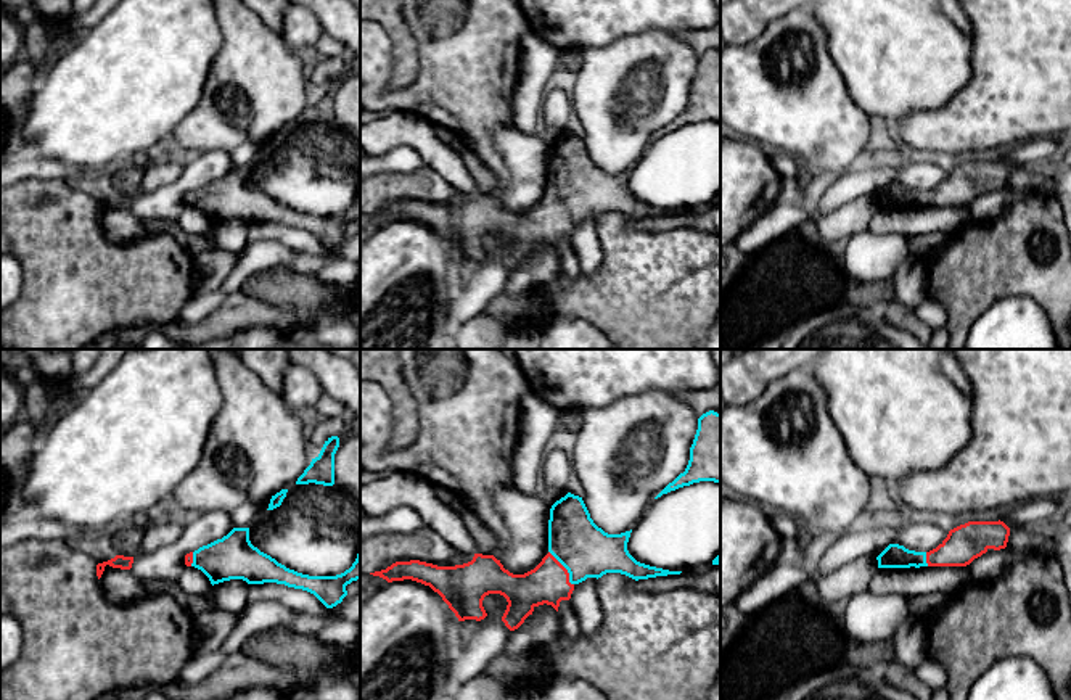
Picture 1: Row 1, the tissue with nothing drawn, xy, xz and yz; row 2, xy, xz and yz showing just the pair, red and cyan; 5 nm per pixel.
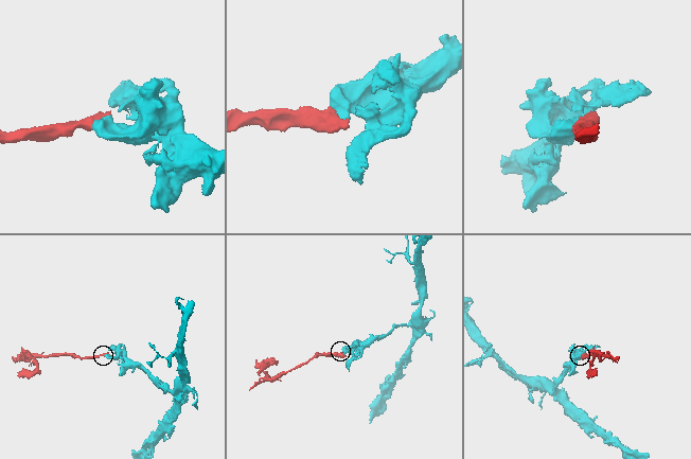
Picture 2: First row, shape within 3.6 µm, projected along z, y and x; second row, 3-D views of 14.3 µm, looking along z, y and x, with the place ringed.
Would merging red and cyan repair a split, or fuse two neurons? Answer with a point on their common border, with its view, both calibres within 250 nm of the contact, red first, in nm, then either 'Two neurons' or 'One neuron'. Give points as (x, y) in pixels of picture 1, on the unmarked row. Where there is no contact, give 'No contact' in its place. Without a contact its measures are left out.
Touches red at xz (565, 208). Thickness 200 nm (red) against 280 nm. One neuron

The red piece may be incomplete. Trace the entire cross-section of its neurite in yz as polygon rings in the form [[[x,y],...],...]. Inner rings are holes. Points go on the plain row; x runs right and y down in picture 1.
[[[968,161],[949,171],[929,191],[889,183],[878,196],[878,208],[966,206],[989,188],[1007,187],[1010,167],[1003,161]]]

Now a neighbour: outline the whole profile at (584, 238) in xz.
[[[587,217],[585,220],[574,224],[574,230],[569,238],[584,275],[593,275],[603,261],[603,251],[595,222],[597,217]]]

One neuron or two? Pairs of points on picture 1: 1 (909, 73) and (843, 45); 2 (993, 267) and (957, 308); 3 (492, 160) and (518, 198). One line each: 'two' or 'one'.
1: one
2: one
3: two

